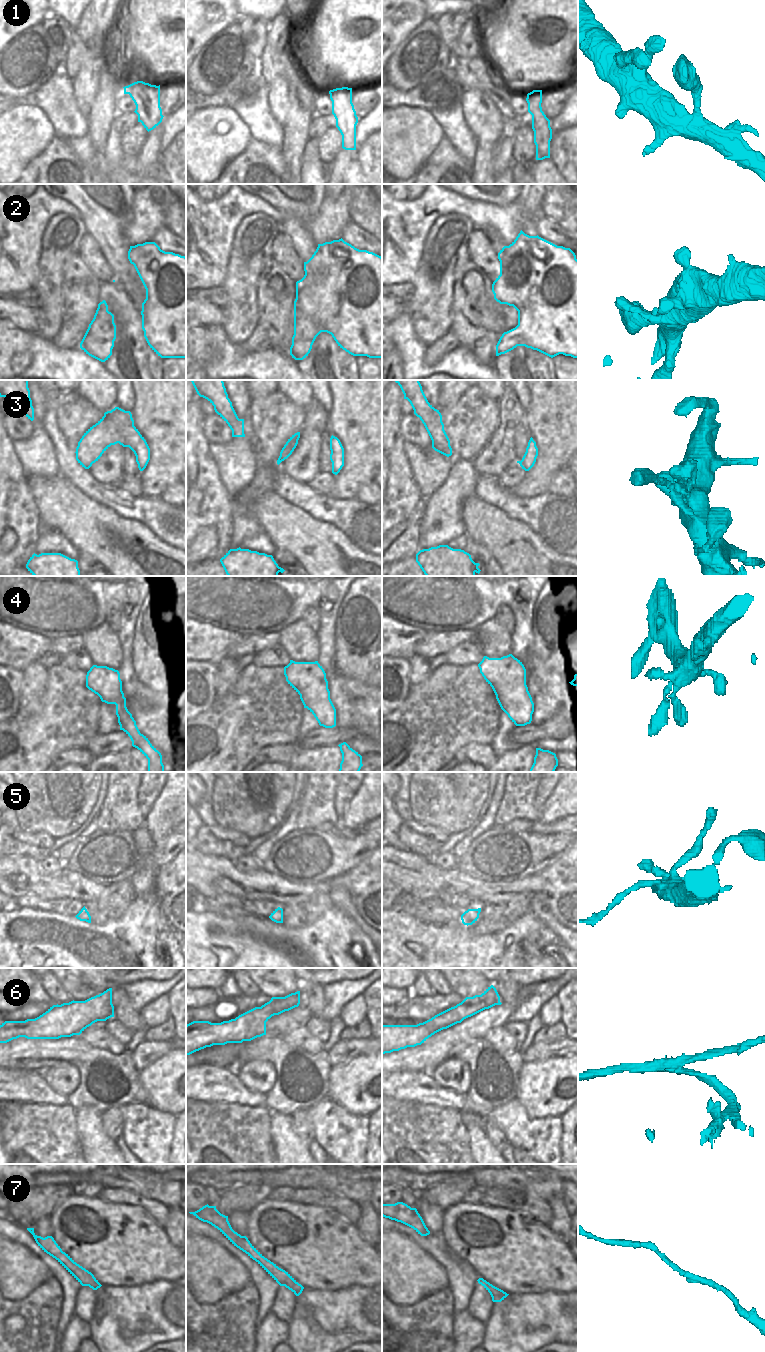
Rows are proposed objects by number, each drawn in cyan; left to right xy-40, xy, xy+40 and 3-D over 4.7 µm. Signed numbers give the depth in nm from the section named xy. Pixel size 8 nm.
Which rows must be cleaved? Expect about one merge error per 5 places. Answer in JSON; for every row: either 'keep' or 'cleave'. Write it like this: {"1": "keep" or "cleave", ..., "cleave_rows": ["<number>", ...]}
{"1": "keep", "2": "keep", "3": "keep", "4": "keep", "5": "keep", "6": "cleave", "7": "keep", "cleave_rows": ["6"]}

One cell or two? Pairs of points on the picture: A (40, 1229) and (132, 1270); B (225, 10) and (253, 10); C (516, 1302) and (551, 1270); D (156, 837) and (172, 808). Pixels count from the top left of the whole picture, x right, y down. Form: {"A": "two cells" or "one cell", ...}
{"A": "two cells", "B": "two cells", "C": "two cells", "D": "one cell"}

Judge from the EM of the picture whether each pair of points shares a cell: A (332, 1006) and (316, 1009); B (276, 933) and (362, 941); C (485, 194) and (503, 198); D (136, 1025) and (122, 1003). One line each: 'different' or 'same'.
A: different
B: same
C: same
D: same

